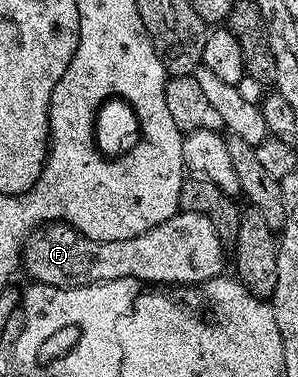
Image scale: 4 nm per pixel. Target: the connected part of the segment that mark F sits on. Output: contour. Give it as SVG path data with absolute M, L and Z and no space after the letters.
M179 210L172 218L168 218L160 226L152 226L144 234L138 234L136 238L124 238L120 242L100 242L89 240L86 236L80 236L68 224L51 222L35 231L25 241L20 253L21 271L26 271L29 278L36 284L47 284L58 287L84 287L89 284L112 282L114 279L134 278L146 286L166 286L162 284L202 284L209 285L210 281L217 280L228 268L228 252L224 249L224 241L204 218L204 214L184 212Z

